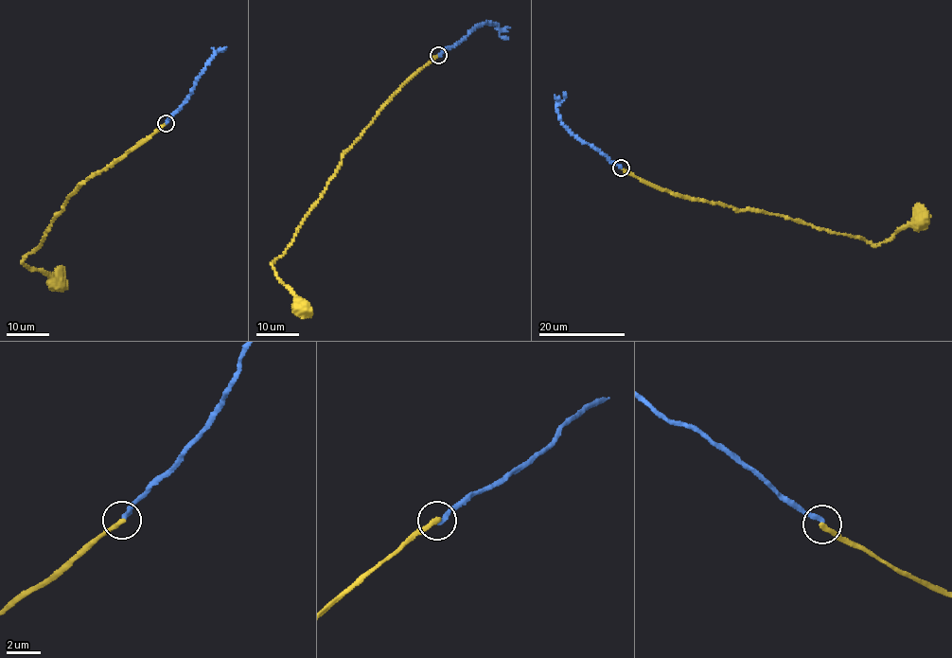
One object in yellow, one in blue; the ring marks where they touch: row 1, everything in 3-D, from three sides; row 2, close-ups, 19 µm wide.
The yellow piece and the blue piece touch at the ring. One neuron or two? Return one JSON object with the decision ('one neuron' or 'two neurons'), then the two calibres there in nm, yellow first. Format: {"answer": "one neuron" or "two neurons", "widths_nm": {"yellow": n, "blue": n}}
{"answer": "two neurons", "widths_nm": {"yellow": 280, "blue": 260}}

